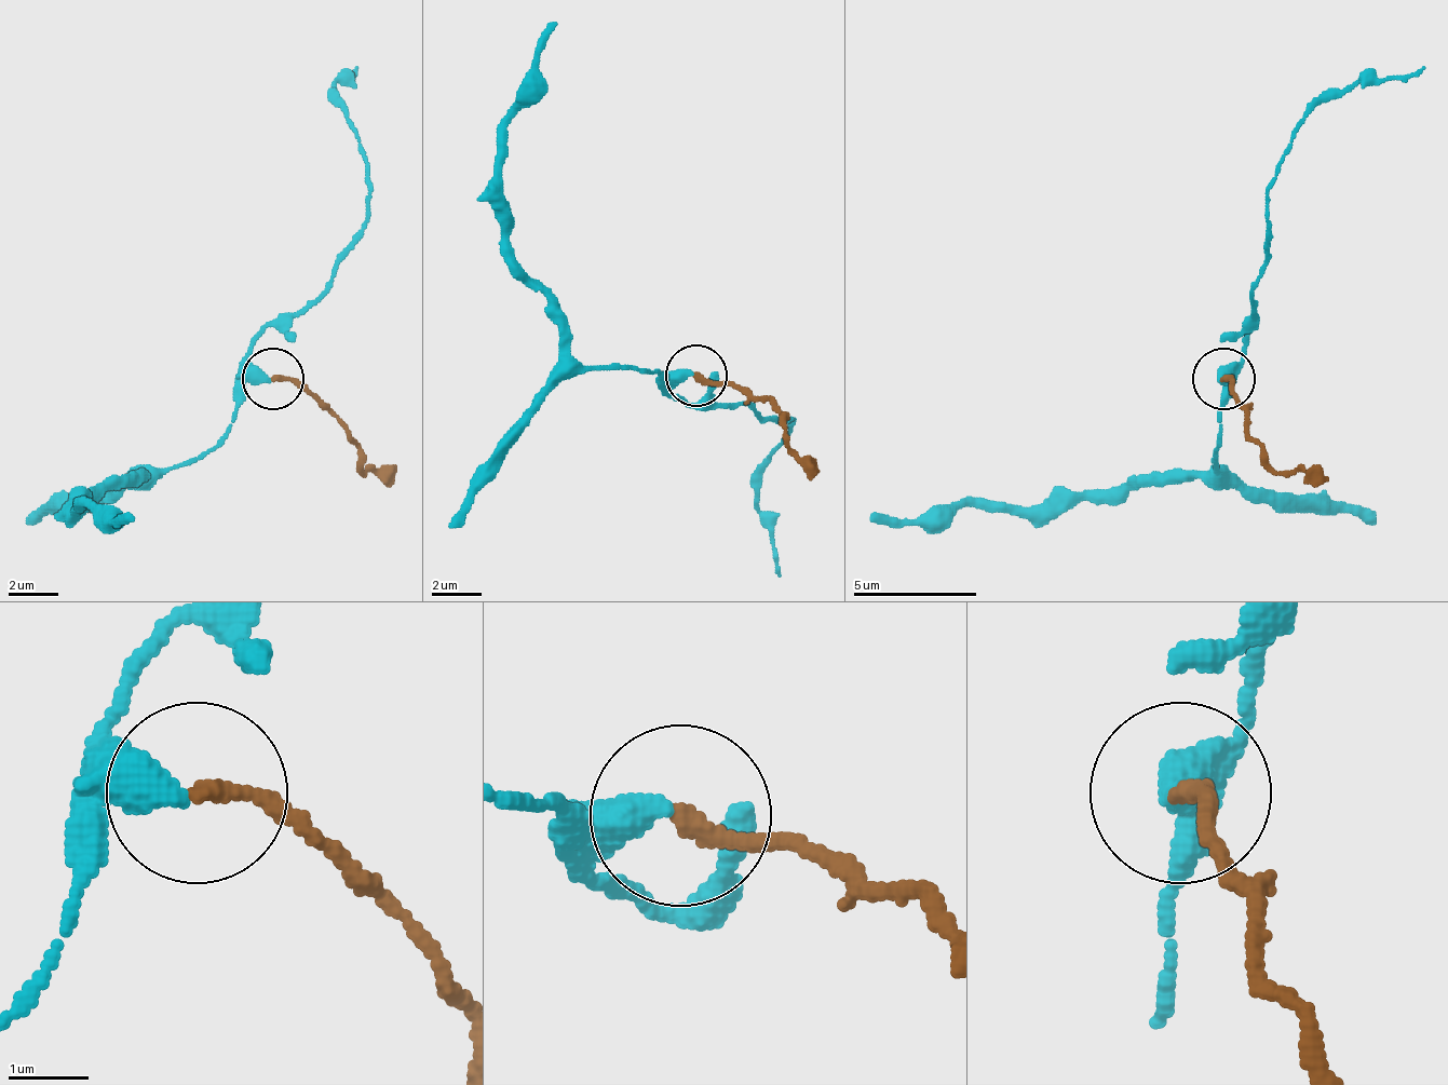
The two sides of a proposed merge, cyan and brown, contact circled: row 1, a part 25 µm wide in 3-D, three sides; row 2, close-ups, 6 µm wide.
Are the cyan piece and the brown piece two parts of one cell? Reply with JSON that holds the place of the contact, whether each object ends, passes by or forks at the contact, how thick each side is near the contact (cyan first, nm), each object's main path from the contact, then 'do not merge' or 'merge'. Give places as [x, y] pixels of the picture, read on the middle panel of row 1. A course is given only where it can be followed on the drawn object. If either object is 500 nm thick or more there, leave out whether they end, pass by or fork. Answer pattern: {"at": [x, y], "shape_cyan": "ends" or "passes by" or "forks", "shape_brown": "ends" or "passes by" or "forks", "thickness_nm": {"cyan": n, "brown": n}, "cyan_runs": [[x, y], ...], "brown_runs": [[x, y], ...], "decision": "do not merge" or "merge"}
{"at": [695, 376], "shape_cyan": "ends", "shape_brown": "ends", "thickness_nm": {"cyan": 440, "brown": 220}, "cyan_runs": [[694, 374], [583, 367], [570, 355], [570, 324], [509, 244], [502, 121], [533, 46], [558, 22]], "brown_runs": [[694, 374], [731, 380], [781, 410], [787, 430], [787, 455], [811, 478]], "decision": "do not merge"}

